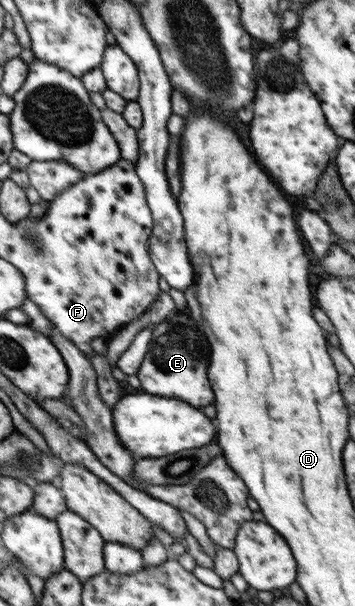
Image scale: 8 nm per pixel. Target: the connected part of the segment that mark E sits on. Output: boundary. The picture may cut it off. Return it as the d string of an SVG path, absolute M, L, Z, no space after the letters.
M174 310L168 318L153 328L149 352L146 353L137 372L141 392L153 396L166 396L188 402L190 407L202 408L214 402L214 392L210 390L208 367L211 346L203 328L195 322L190 310Z

